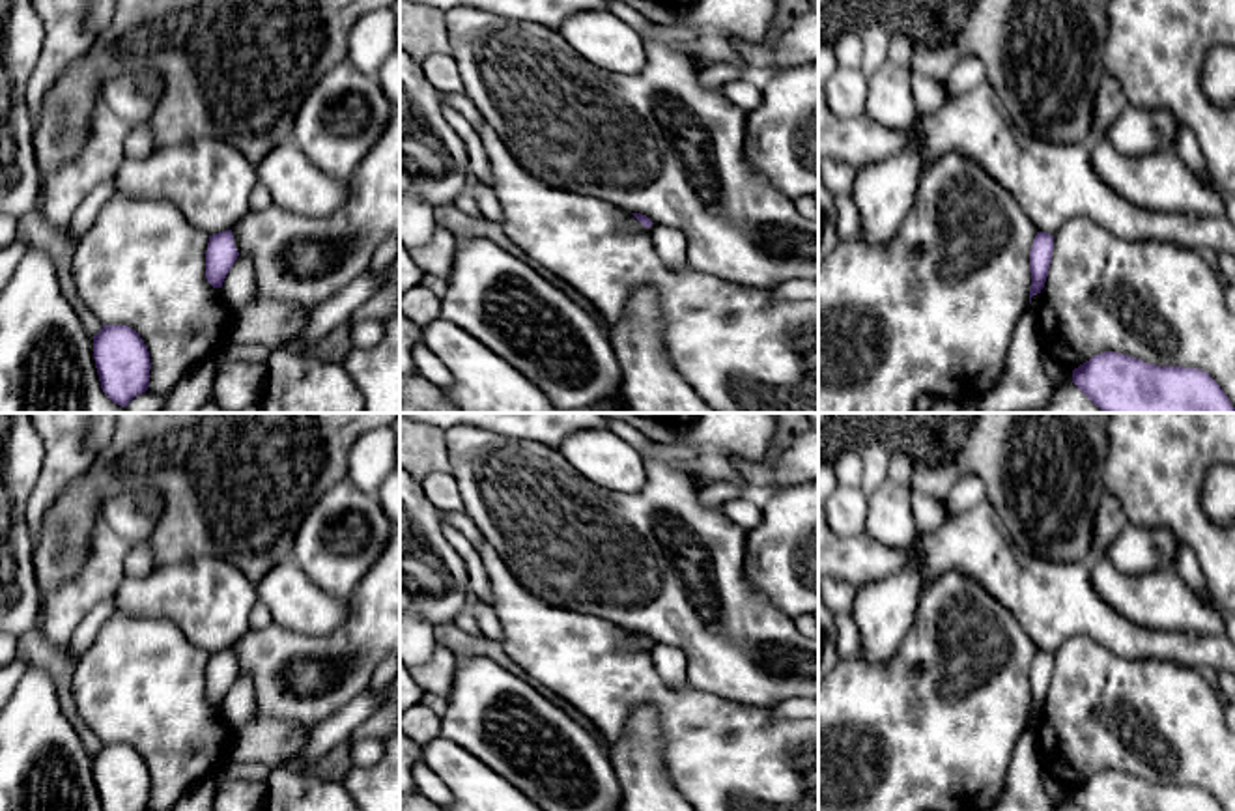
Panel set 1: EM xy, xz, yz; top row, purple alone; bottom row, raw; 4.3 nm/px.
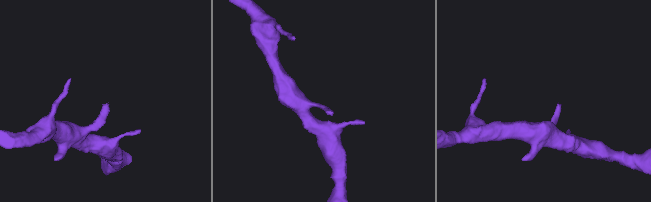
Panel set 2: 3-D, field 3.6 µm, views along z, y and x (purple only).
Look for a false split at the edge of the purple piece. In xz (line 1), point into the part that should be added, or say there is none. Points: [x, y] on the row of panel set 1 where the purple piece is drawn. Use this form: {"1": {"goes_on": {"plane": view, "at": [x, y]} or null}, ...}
{"1": {"goes_on": null}}

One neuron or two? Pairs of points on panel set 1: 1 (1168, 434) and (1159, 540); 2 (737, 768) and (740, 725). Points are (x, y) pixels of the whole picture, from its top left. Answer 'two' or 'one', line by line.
1: two
2: one

